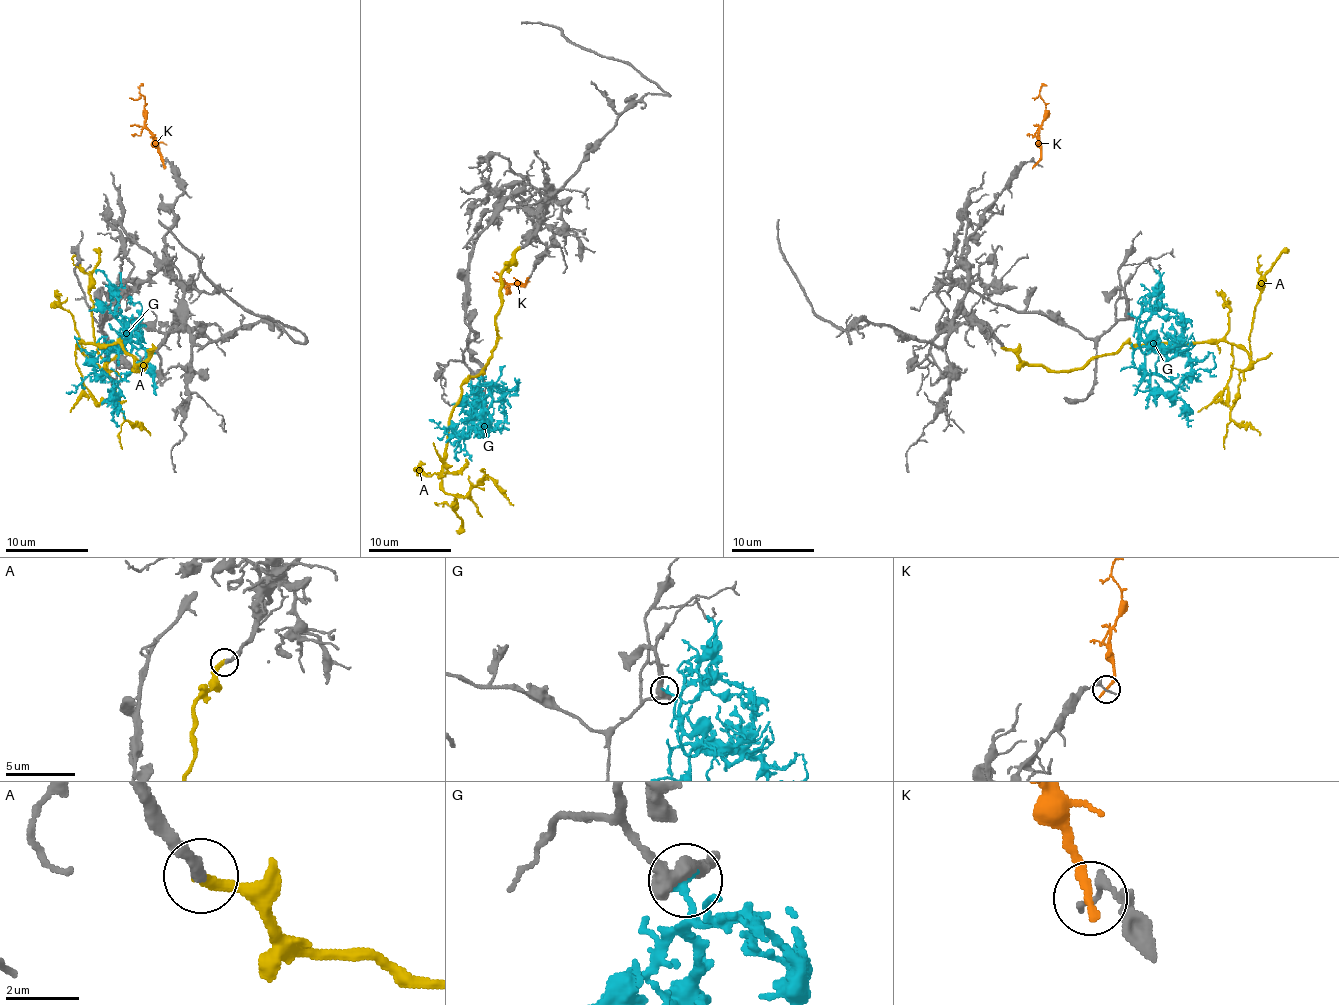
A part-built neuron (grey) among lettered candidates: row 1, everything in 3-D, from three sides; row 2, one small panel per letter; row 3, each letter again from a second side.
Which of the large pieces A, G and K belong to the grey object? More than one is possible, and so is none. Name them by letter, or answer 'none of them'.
A

